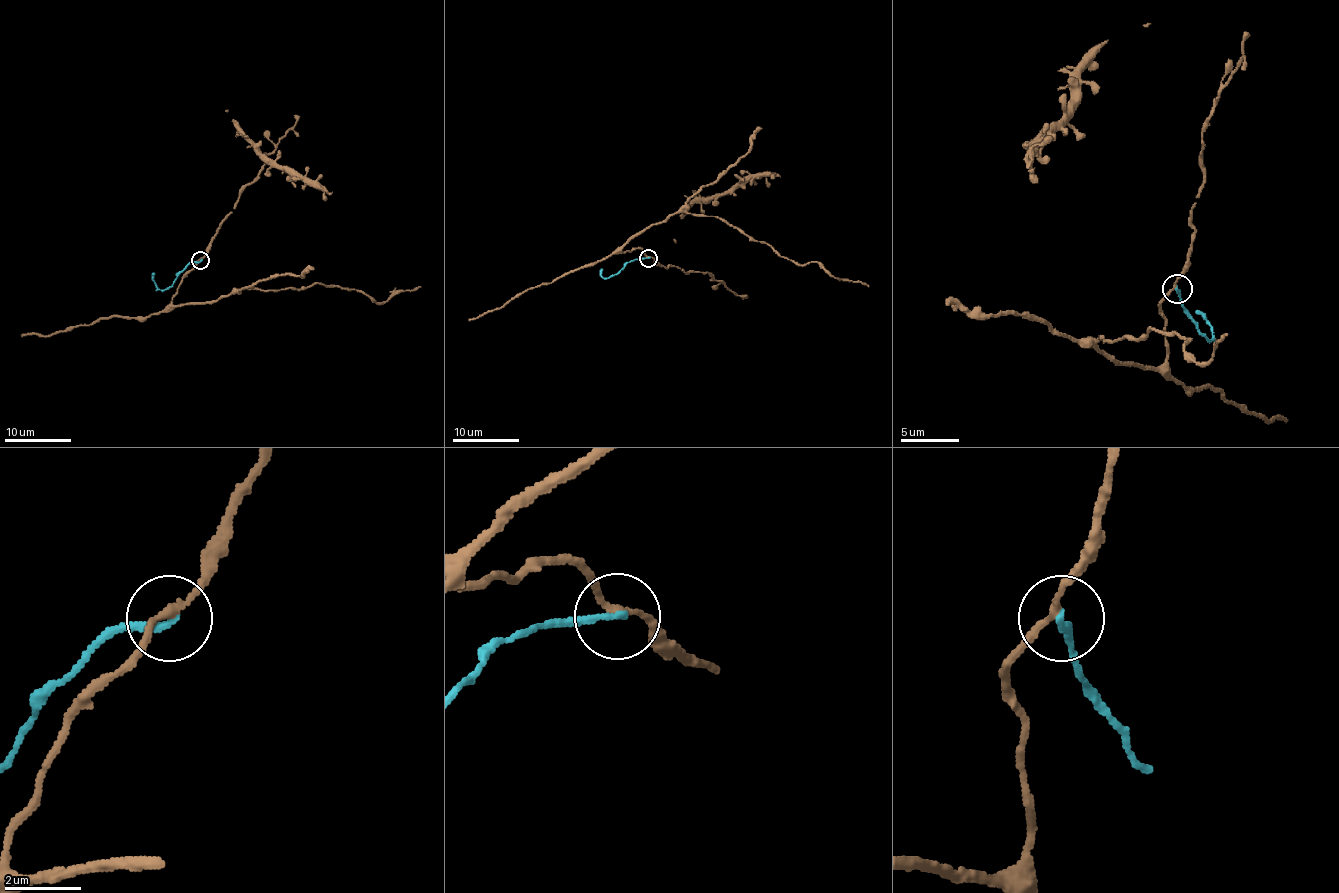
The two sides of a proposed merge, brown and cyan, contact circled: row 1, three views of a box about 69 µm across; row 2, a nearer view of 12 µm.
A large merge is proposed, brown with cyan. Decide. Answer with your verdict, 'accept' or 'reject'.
reject

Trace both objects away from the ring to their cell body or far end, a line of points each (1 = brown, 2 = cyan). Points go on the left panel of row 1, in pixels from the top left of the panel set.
1: (200, 260), (173, 305), (216, 302), (245, 288), (318, 283), (385, 302), (420, 287)
2: (200, 260), (191, 261), (163, 290), (156, 287), (155, 273)

